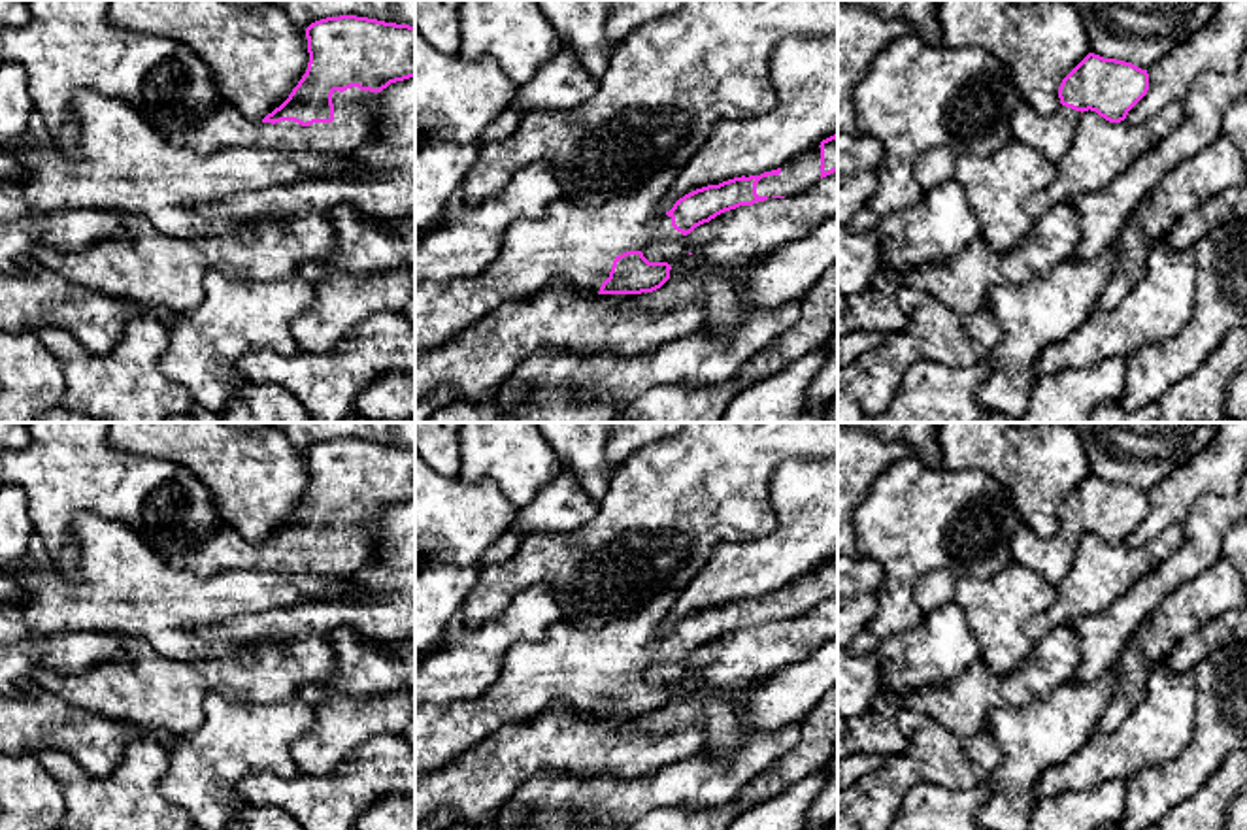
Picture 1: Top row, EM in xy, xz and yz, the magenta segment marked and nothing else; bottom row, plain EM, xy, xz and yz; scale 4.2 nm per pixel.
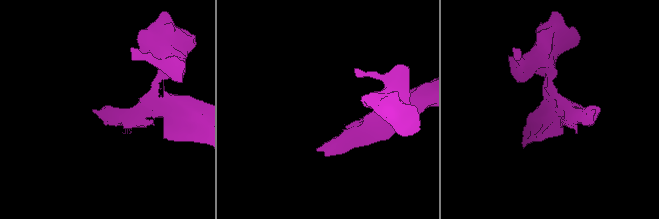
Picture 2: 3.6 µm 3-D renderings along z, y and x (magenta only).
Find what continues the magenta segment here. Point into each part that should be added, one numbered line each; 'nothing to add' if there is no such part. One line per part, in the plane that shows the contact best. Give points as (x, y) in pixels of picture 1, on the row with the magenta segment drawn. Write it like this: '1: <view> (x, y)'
1: xy (355, 119)

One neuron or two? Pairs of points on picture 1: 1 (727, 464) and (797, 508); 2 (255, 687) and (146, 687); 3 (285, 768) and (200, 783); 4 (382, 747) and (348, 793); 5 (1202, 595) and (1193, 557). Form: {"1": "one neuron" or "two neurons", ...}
{"1": "two neurons", "2": "one neuron", "3": "one neuron", "4": "one neuron", "5": "two neurons"}

